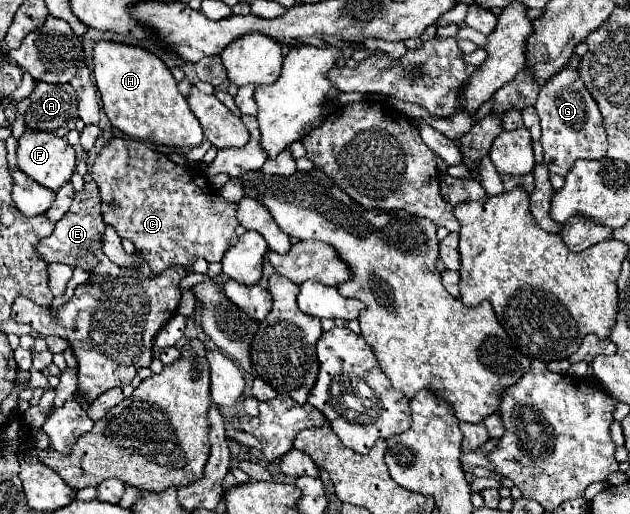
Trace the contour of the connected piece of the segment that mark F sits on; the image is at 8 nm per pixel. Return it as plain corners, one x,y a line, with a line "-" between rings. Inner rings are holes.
25,131
19,139
19,145
17,145
19,169
27,173
33,181
37,181
39,185
51,191
59,191
69,181
71,173
75,171
75,163
77,163
75,151
63,137
57,137
47,131

